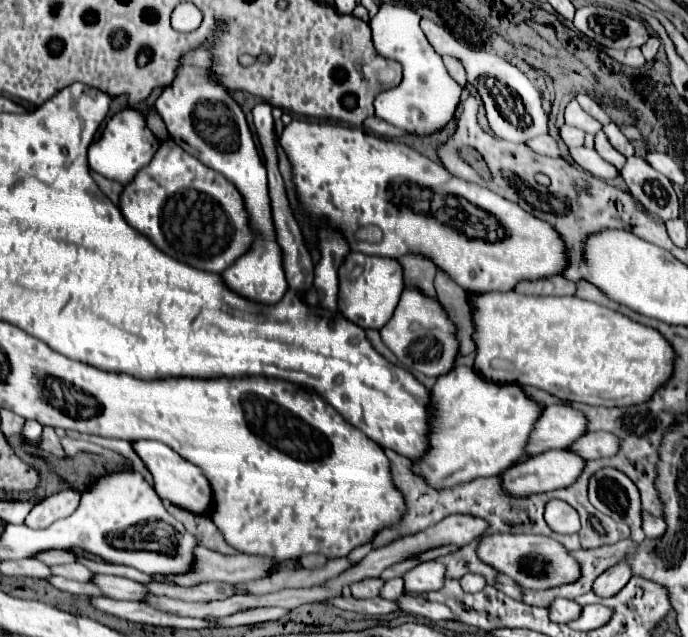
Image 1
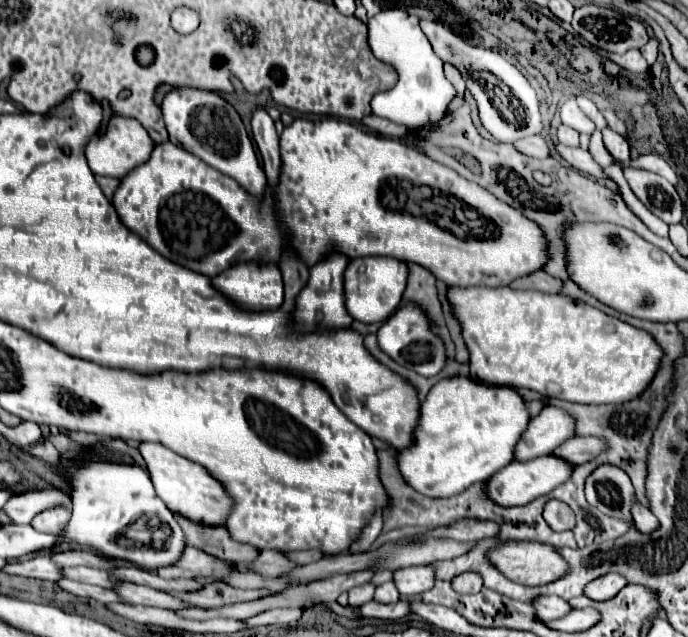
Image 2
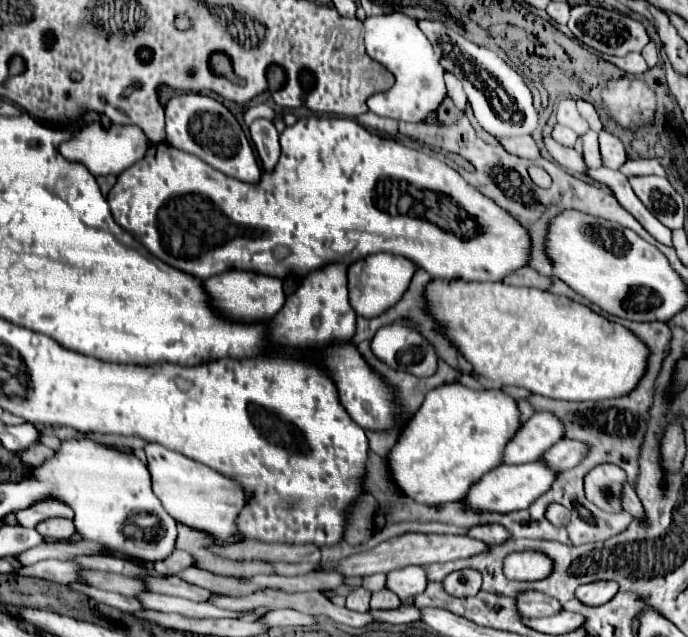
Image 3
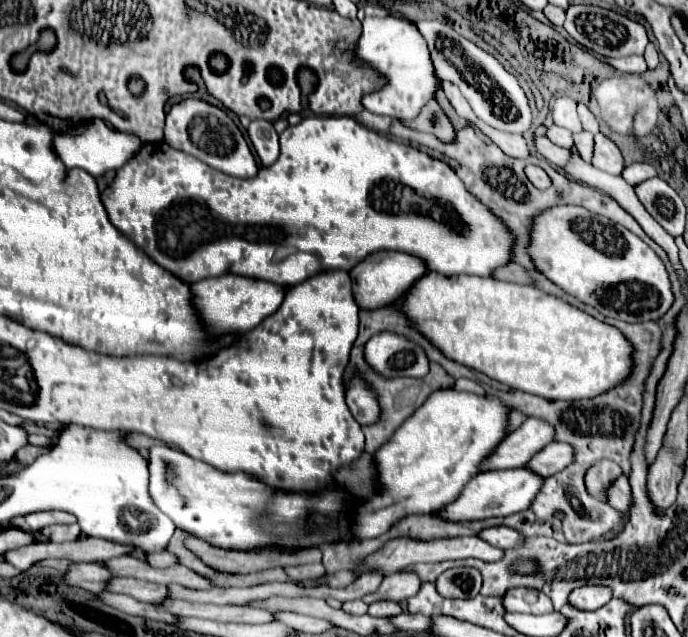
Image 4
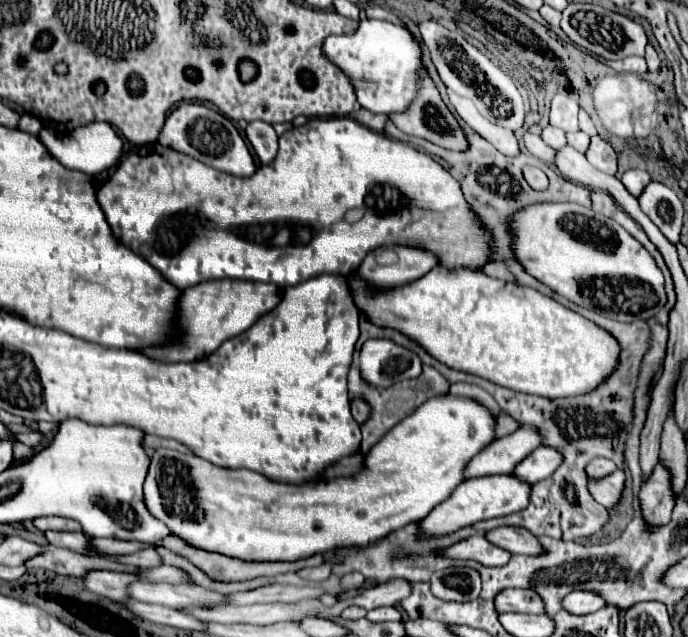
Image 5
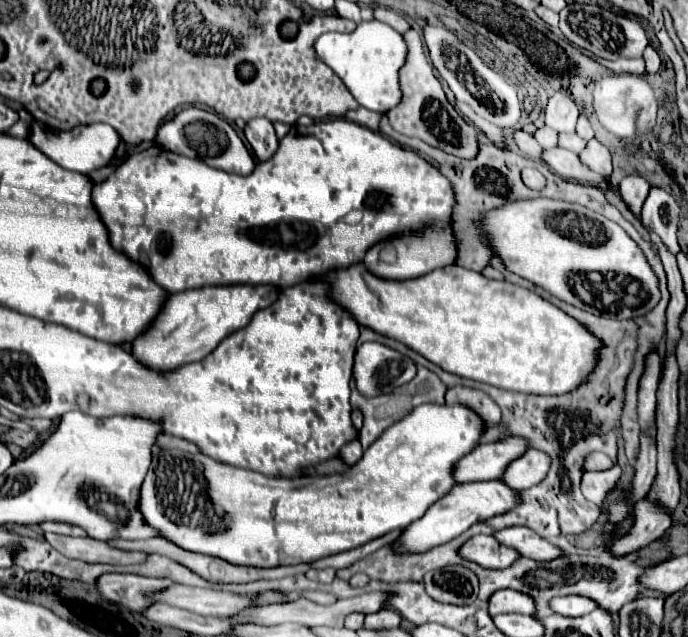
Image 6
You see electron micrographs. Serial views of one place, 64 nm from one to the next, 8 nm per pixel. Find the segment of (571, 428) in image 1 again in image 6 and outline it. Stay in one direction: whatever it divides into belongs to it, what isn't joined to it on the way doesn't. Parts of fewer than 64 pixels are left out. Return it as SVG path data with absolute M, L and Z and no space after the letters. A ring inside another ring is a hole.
M512 436L492 444L480 444L474 452L466 454L454 470L456 482L478 482L478 480L496 480L502 478L508 464L520 458L530 448L528 440Z

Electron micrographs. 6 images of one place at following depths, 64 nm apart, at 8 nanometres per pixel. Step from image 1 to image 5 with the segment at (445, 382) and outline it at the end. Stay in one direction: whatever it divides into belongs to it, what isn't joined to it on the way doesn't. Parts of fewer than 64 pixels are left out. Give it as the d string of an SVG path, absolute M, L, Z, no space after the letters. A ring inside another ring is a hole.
M436 396L426 400L420 408L416 408L416 412L412 412L410 416L406 416L400 424L396 424L396 428L392 428L392 432L388 432L388 436L384 436L384 440L380 440L380 444L376 444L376 448L372 448L366 454L366 468L350 478L336 478L336 480L318 480L318 482L308 482L308 484L282 484L282 482L274 482L268 480L262 474L256 474L252 470L228 470L228 468L220 468L214 466L206 460L200 460L198 456L190 454L190 452L178 452L178 450L168 450L168 448L158 448L152 456L152 464L150 464L150 472L146 476L146 484L144 484L144 498L146 498L146 506L148 510L160 518L162 522L168 524L168 528L172 530L174 536L184 538L188 544L196 546L196 548L204 548L204 550L212 550L212 552L220 552L232 558L242 558L242 560L300 560L312 554L322 554L326 550L332 548L342 548L342 546L364 546L368 542L374 542L386 534L390 534L392 530L398 530L410 522L418 522L424 516L428 516L428 512L432 512L432 508L436 508L436 504L444 502L454 488L458 488L464 482L464 470L468 466L468 462L482 452L486 446L490 446L496 440L496 416L492 416L492 412L488 412L488 408L476 404L474 400L468 400L464 396Z

